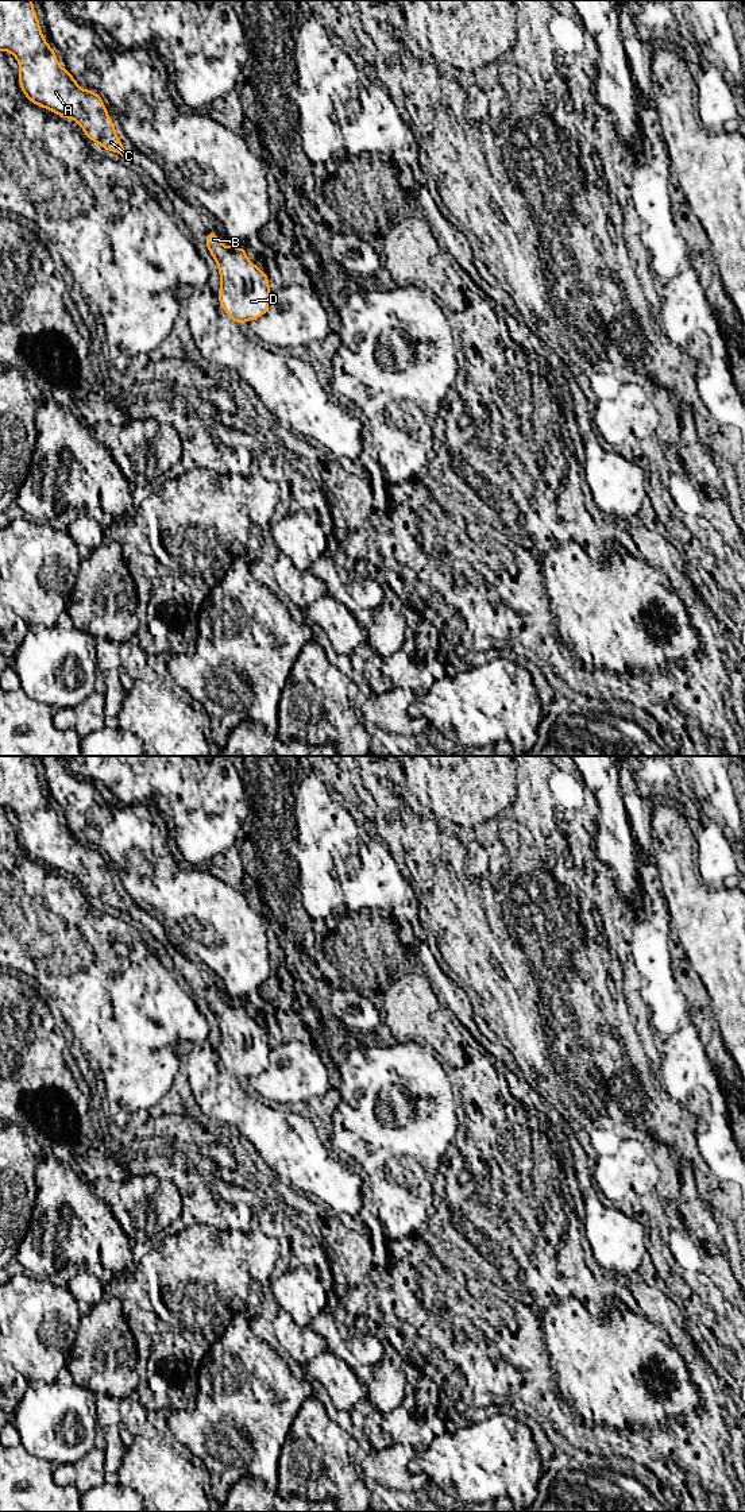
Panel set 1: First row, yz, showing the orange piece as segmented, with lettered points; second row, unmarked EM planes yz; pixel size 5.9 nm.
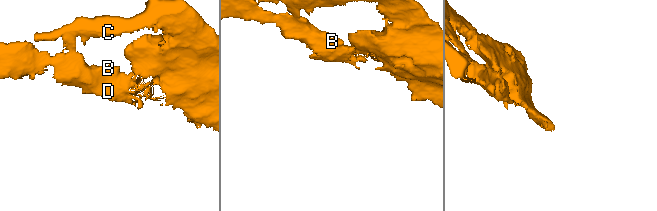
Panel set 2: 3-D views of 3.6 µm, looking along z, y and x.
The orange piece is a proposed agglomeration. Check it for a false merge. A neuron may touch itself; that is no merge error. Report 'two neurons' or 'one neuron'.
one neuron

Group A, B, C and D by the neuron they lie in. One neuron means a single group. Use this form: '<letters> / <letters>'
A B C D

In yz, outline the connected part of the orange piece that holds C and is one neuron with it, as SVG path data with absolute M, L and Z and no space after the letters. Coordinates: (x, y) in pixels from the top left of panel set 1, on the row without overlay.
M0 756L0 806L11 807L18 815L20 822L19 841L30 857L58 872L74 875L89 896L123 913L124 900L115 888L115 882L103 856L99 849L81 845L69 826L58 821L54 806L42 792L31 756Z

